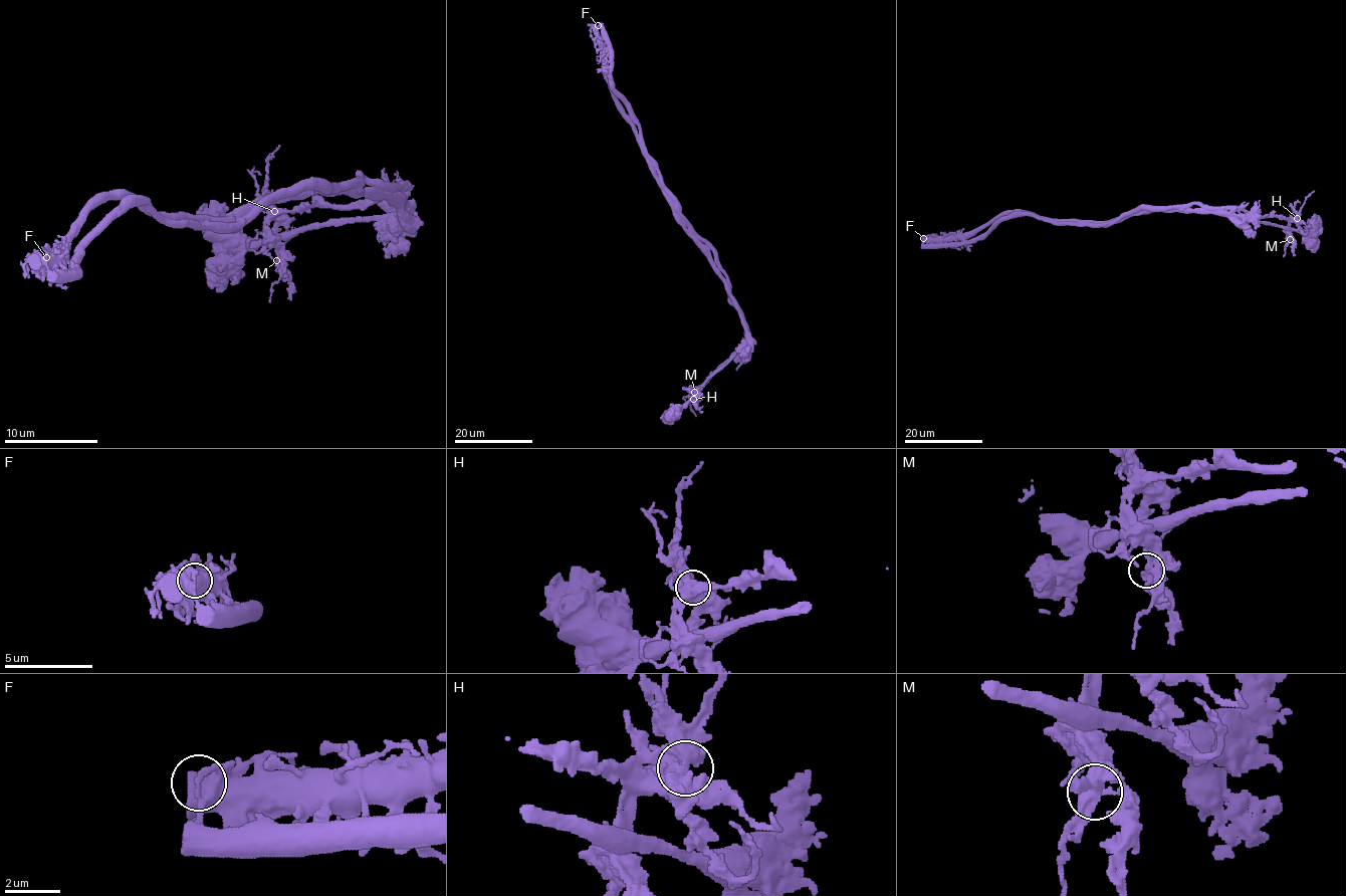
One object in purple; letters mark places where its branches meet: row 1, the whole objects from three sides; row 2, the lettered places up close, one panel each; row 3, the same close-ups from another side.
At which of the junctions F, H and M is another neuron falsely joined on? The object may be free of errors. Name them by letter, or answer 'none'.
F

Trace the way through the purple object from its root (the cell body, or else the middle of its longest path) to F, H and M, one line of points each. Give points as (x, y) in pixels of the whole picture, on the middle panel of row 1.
F: (693, 227), (677, 211), (656, 176), (630, 103), (613, 87), (603, 54), (599, 25)
H: (693, 227), (694, 242), (710, 258), (744, 326), (744, 343), (693, 393), (693, 399)
M: (693, 227), (694, 242), (710, 258), (745, 330), (742, 347), (694, 392)

